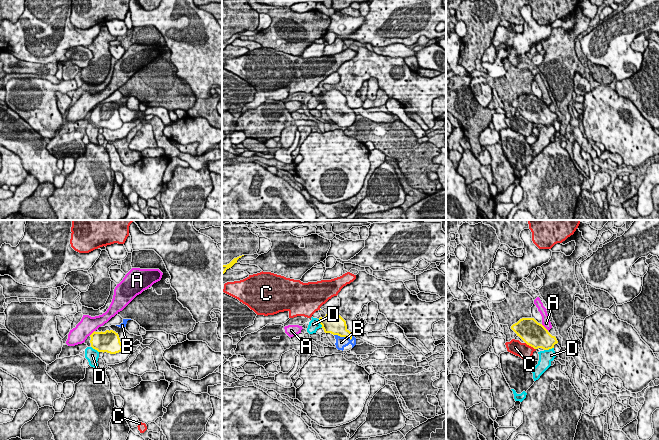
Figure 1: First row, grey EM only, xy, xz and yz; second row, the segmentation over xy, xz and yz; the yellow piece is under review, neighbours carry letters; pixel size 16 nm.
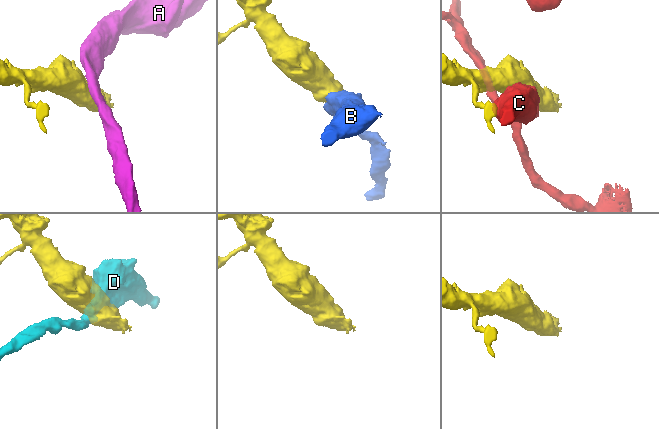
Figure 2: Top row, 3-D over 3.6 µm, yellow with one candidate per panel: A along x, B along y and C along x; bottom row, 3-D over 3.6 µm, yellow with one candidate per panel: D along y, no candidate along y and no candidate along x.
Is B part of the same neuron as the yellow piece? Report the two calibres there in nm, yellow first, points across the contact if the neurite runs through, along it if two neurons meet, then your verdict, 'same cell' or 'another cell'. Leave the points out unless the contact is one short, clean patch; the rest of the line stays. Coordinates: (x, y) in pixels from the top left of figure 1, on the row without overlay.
calibres 320 and 190 nm; same cell

